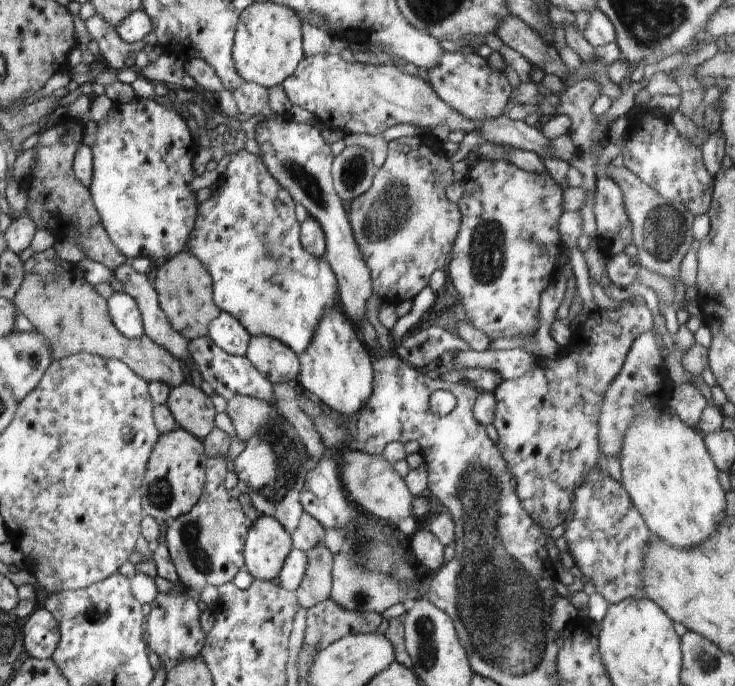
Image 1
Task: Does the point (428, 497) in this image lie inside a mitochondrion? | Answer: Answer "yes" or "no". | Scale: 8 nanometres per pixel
no

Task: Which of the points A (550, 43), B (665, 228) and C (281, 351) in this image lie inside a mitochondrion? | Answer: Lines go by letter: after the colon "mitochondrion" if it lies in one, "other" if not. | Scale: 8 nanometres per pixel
A: other
B: mitochondrion
C: other

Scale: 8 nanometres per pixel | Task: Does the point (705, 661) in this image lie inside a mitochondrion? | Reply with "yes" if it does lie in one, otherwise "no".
yes

